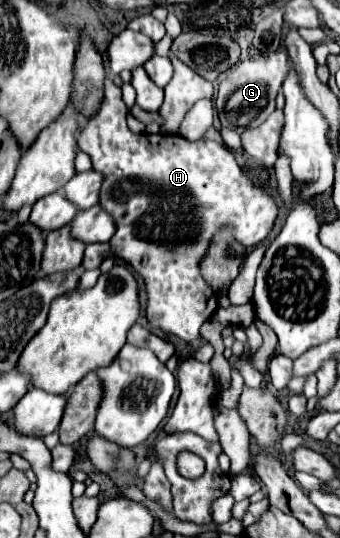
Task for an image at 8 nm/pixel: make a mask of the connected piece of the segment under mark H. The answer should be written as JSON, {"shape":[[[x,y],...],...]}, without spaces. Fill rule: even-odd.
{"shape":[[[105,77],[103,97],[101,97],[101,103],[99,103],[99,107],[97,107],[97,113],[85,123],[85,127],[81,129],[79,139],[77,139],[77,141],[79,141],[79,149],[85,151],[85,153],[91,157],[93,169],[99,171],[99,173],[105,173],[105,181],[103,181],[103,187],[101,187],[101,201],[99,201],[99,203],[103,205],[103,209],[107,209],[107,211],[113,215],[115,225],[117,225],[117,231],[115,231],[115,235],[111,237],[109,245],[111,245],[113,255],[117,255],[117,257],[125,259],[127,263],[131,263],[131,267],[145,279],[145,285],[147,285],[147,319],[149,319],[149,323],[151,323],[153,327],[163,329],[165,333],[177,335],[179,339],[199,339],[199,337],[201,337],[201,335],[199,335],[201,325],[217,311],[217,295],[213,293],[213,289],[209,287],[209,283],[203,279],[201,267],[199,267],[201,259],[203,259],[203,257],[207,255],[207,251],[209,251],[209,245],[211,245],[211,241],[213,241],[213,237],[215,237],[215,231],[221,231],[221,229],[229,227],[229,229],[233,229],[233,237],[235,237],[243,247],[251,249],[253,245],[259,245],[259,243],[263,243],[263,241],[267,239],[267,235],[269,235],[269,231],[271,231],[271,227],[273,227],[273,223],[275,223],[275,219],[277,219],[279,207],[277,207],[277,203],[273,201],[273,197],[269,197],[261,187],[257,187],[257,185],[251,181],[251,177],[249,177],[247,173],[241,171],[241,165],[237,163],[235,155],[231,155],[231,151],[225,149],[221,143],[211,141],[211,139],[187,141],[187,139],[183,139],[181,135],[163,135],[163,133],[157,133],[157,135],[139,133],[139,135],[135,135],[135,133],[129,131],[125,117],[127,117],[127,107],[125,107],[125,103],[123,103],[123,99],[121,99],[121,89],[119,89],[109,77]]]}

